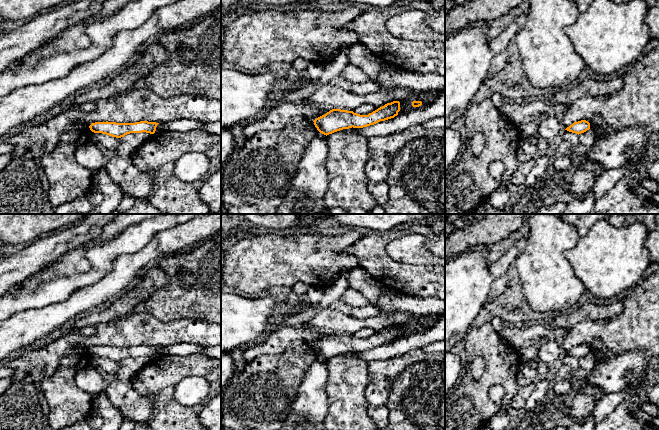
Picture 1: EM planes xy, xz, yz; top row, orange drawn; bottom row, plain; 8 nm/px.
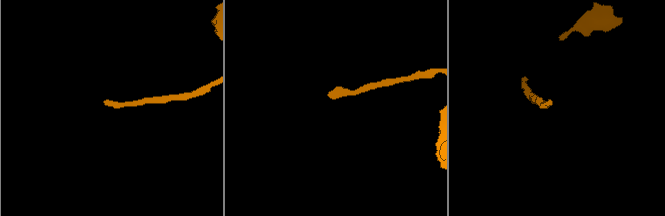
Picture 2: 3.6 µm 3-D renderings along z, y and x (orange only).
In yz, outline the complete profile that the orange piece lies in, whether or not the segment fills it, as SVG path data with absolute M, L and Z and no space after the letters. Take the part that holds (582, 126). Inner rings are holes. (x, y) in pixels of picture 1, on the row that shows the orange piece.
M581 120L578 122L574 122L572 125L567 127L565 130L579 135L581 133L586 132L589 129L590 129L590 123L586 120Z

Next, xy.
M140 121L135 123L95 122L89 128L94 133L102 133L112 137L121 138L130 133L154 134L159 123Z

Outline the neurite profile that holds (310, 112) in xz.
M282 103L269 109L261 117L244 123L243 134L249 139L262 131L278 131L288 123L299 120L314 121L332 110L314 104Z

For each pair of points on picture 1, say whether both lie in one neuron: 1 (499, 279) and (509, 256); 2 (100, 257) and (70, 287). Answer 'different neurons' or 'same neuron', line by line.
1: same neuron
2: same neuron

